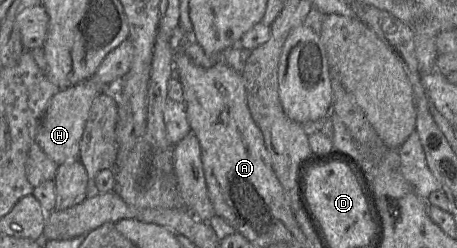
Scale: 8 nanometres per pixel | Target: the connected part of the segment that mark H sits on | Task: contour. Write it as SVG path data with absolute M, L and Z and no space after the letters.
M92 76L74 86L59 90L49 101L38 128L35 143L58 166L78 159L80 141L90 107L102 92L104 87Z

